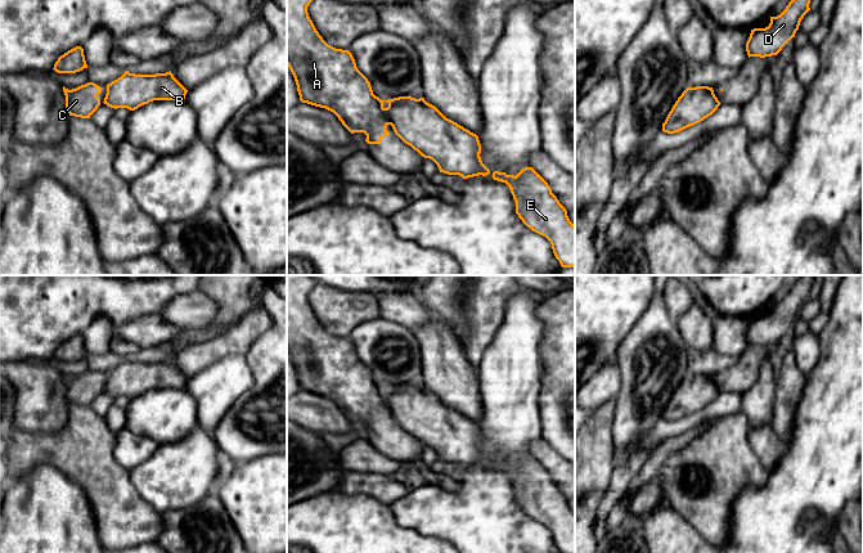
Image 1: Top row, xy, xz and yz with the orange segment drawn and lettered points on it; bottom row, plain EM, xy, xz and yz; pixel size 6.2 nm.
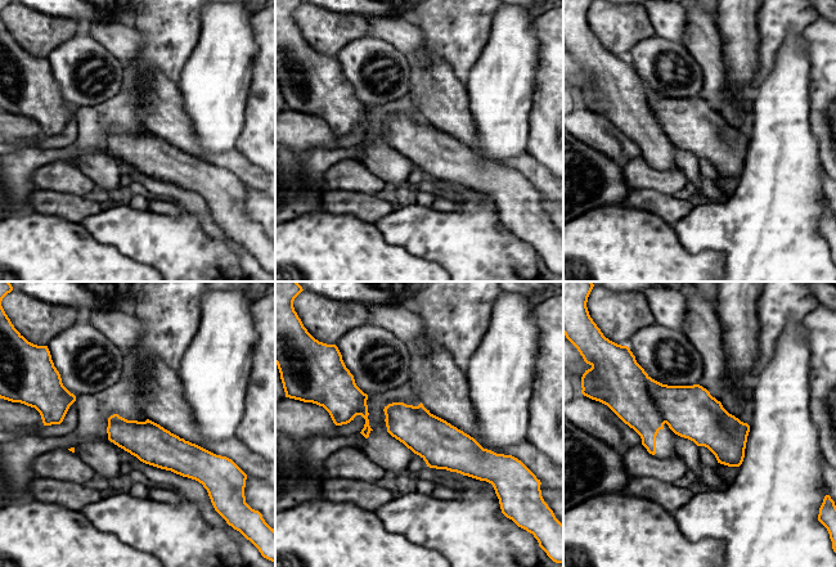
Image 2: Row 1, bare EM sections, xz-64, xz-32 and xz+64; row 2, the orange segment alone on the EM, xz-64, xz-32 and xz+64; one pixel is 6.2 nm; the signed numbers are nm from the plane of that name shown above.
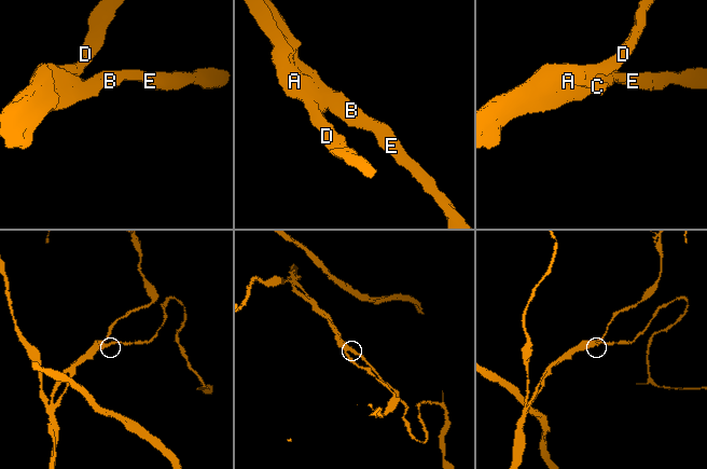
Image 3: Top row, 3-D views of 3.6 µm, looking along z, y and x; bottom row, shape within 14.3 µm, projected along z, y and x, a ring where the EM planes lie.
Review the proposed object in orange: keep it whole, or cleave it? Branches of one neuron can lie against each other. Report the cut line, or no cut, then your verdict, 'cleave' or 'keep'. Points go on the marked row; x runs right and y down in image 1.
no cut; keep

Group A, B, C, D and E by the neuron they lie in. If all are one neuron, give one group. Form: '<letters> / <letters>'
A B C D E

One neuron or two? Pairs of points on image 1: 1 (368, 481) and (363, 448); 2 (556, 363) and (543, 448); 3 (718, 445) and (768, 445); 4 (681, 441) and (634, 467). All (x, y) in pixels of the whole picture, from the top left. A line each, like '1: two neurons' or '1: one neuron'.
1: one neuron
2: two neurons
3: two neurons
4: two neurons

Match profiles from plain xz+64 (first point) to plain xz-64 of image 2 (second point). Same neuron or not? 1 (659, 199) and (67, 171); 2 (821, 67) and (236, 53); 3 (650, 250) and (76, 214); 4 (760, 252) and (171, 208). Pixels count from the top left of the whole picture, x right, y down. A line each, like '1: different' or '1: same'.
1: same
2: different
3: different
4: different

